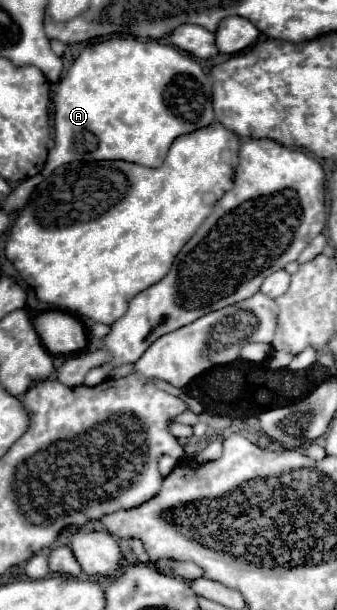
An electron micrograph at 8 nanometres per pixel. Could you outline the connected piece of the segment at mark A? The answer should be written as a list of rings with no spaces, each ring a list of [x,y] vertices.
[[[113,35],[112,39],[90,43],[67,70],[65,78],[57,82],[53,104],[55,145],[53,150],[49,150],[45,168],[41,172],[45,178],[55,168],[75,160],[125,160],[147,168],[159,168],[175,138],[215,122],[211,106],[211,82],[201,66],[175,46],[153,42],[152,39],[141,41],[132,35],[127,38]]]

